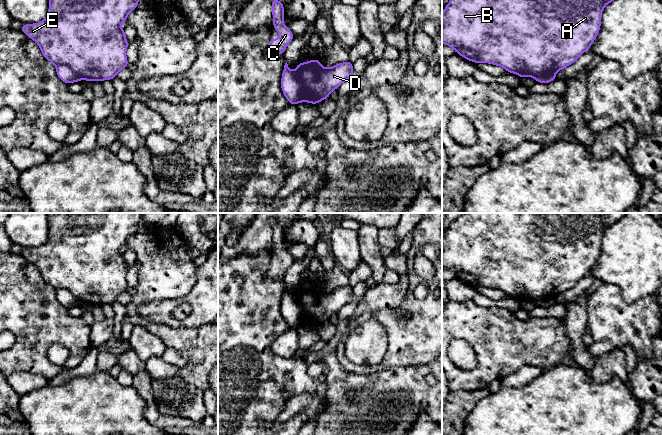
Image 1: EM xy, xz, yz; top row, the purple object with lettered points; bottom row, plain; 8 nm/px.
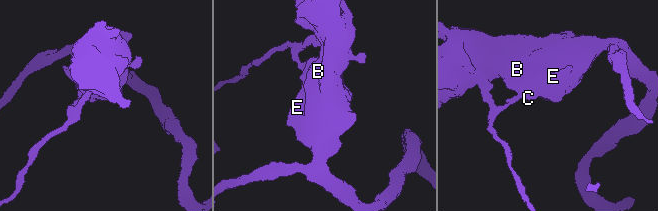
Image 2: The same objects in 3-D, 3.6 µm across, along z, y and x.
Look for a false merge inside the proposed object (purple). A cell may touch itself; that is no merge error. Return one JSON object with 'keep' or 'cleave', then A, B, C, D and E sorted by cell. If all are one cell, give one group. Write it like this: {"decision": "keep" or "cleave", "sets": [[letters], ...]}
{"decision": "cleave", "sets": [["A", "B", "D", "E"], ["C"]]}

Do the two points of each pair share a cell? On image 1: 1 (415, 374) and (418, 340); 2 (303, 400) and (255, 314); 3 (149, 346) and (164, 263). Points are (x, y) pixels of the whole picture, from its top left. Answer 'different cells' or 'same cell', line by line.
1: different cells
2: different cells
3: different cells

